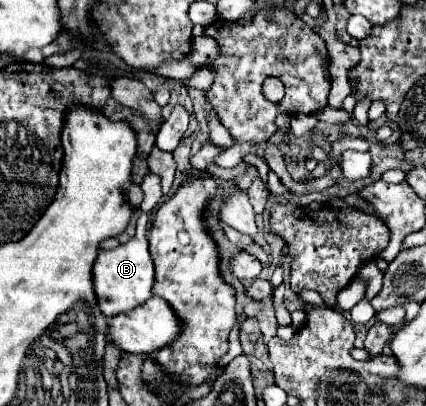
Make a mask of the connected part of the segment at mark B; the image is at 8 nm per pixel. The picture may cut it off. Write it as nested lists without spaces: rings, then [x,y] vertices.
[[[137,225],[135,237],[115,249],[99,249],[99,255],[93,263],[93,287],[99,309],[103,315],[113,317],[117,313],[127,313],[135,309],[139,303],[145,303],[151,297],[153,289],[153,261],[147,249],[147,229],[145,225]]]

